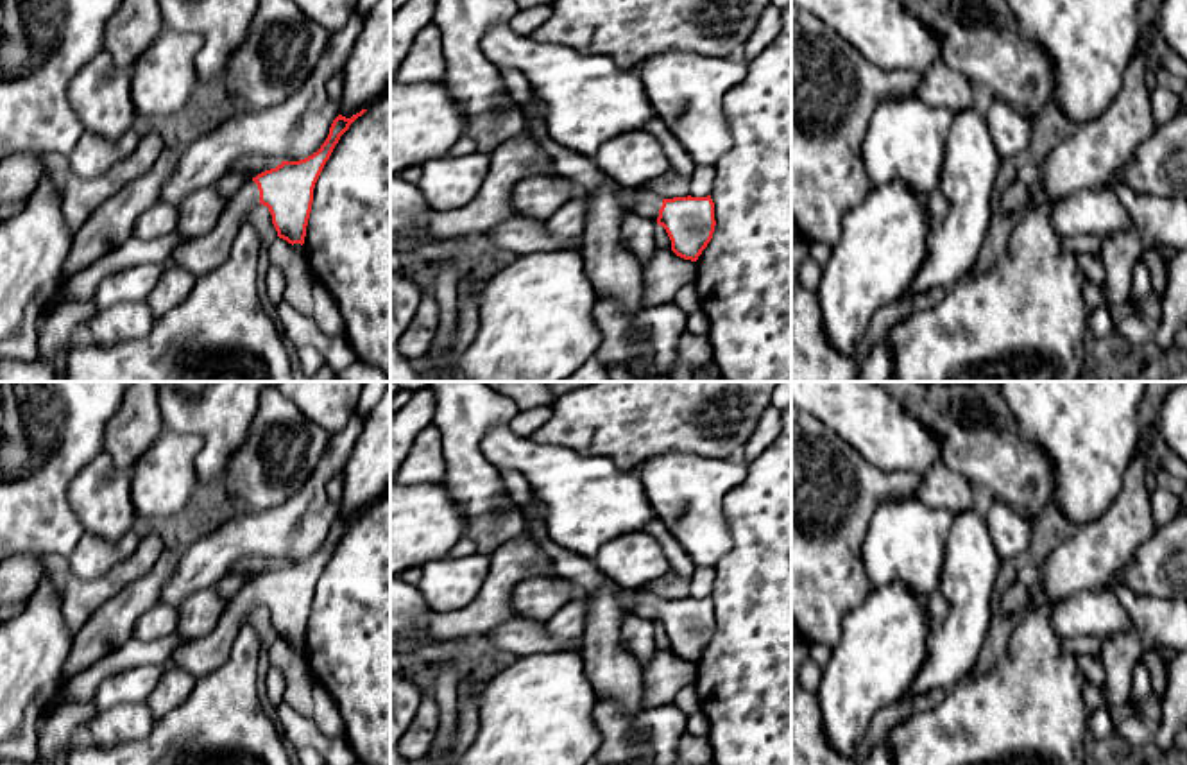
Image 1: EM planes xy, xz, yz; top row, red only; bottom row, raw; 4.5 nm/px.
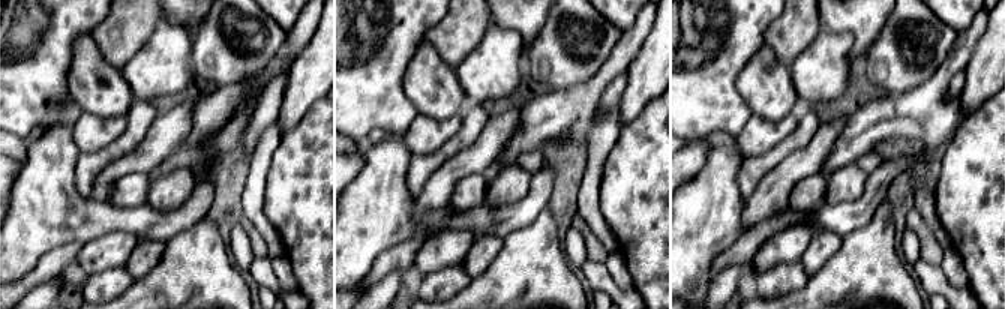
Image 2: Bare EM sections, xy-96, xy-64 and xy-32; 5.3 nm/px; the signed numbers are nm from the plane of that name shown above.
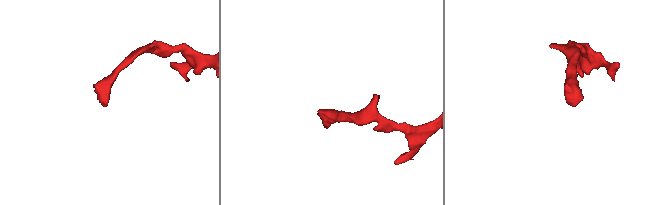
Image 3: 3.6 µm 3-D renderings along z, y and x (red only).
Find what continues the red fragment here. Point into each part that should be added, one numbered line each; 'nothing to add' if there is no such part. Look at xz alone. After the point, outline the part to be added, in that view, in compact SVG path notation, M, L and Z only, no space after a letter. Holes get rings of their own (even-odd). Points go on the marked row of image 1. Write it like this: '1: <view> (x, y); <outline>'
1: xz (645, 203); M646 186L634 188L634 213L657 222L661 206L662 206L662 197L652 193Z

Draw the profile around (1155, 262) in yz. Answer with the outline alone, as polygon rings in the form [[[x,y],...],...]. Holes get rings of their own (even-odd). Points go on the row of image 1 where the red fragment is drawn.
[[[1148,249],[1140,260],[1148,265],[1151,276],[1151,290],[1164,294],[1167,283],[1167,254],[1160,254],[1158,249]]]

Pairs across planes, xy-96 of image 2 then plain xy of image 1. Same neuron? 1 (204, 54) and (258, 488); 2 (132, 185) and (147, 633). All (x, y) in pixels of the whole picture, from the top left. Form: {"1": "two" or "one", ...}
{"1": "one", "2": "one"}

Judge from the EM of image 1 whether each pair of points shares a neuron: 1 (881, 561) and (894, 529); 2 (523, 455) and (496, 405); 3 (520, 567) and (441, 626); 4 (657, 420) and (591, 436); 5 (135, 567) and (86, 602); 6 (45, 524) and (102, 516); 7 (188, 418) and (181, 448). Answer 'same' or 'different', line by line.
1: same
2: different
3: same
4: same
5: same
6: different
7: different

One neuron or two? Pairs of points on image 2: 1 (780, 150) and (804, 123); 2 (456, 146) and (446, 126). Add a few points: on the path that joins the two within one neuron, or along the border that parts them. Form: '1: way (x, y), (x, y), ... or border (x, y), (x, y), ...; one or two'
1: way (788, 146), (803, 131); one
2: border (462, 119), (453, 135), (437, 149), (420, 153); two

